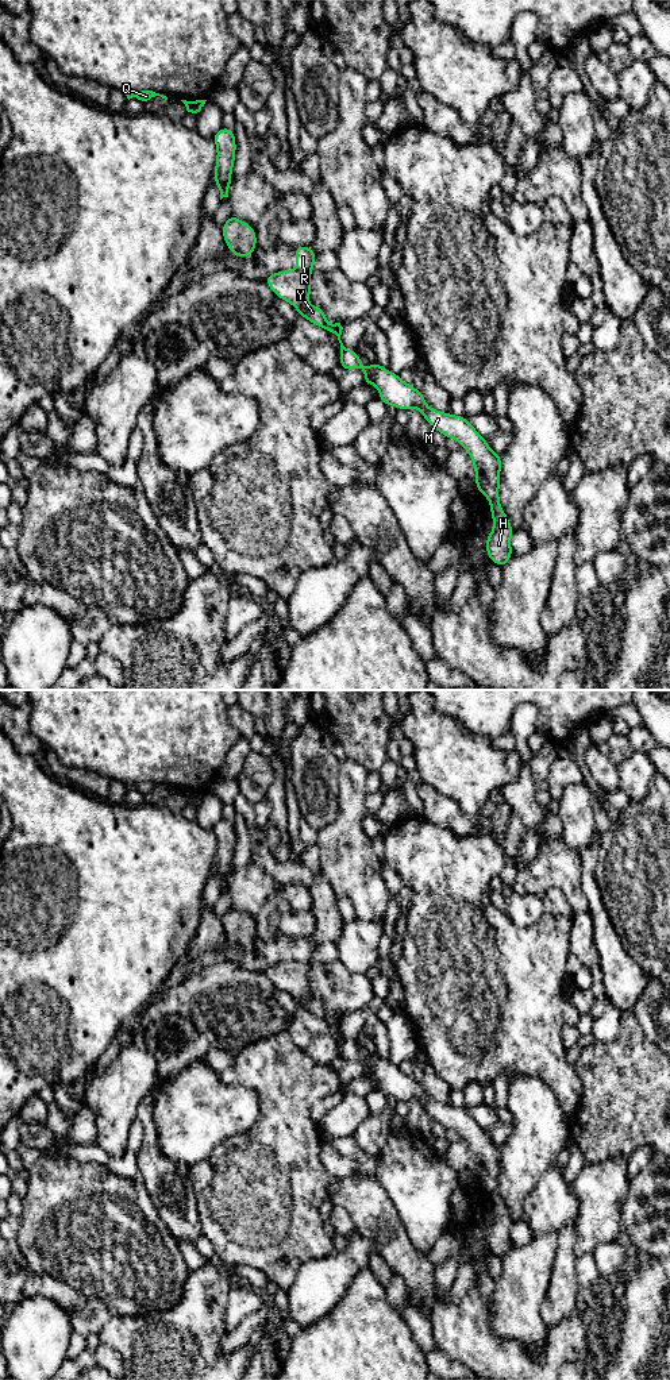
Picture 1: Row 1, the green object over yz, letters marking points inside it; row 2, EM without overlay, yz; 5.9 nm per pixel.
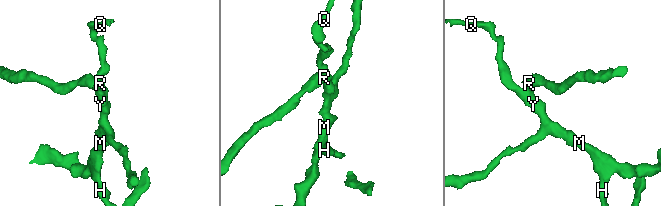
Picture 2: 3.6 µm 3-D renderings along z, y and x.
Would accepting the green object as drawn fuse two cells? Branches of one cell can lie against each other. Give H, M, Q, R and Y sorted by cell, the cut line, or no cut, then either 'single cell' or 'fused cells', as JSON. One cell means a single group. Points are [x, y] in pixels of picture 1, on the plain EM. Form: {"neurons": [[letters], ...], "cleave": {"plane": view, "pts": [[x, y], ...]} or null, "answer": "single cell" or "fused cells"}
{"neurons": [["H", "M", "Q", "Y"], ["R"]], "cleave": {"plane": "yz", "pts": [[296, 960], [310, 963]]}, "answer": "fused cells"}

